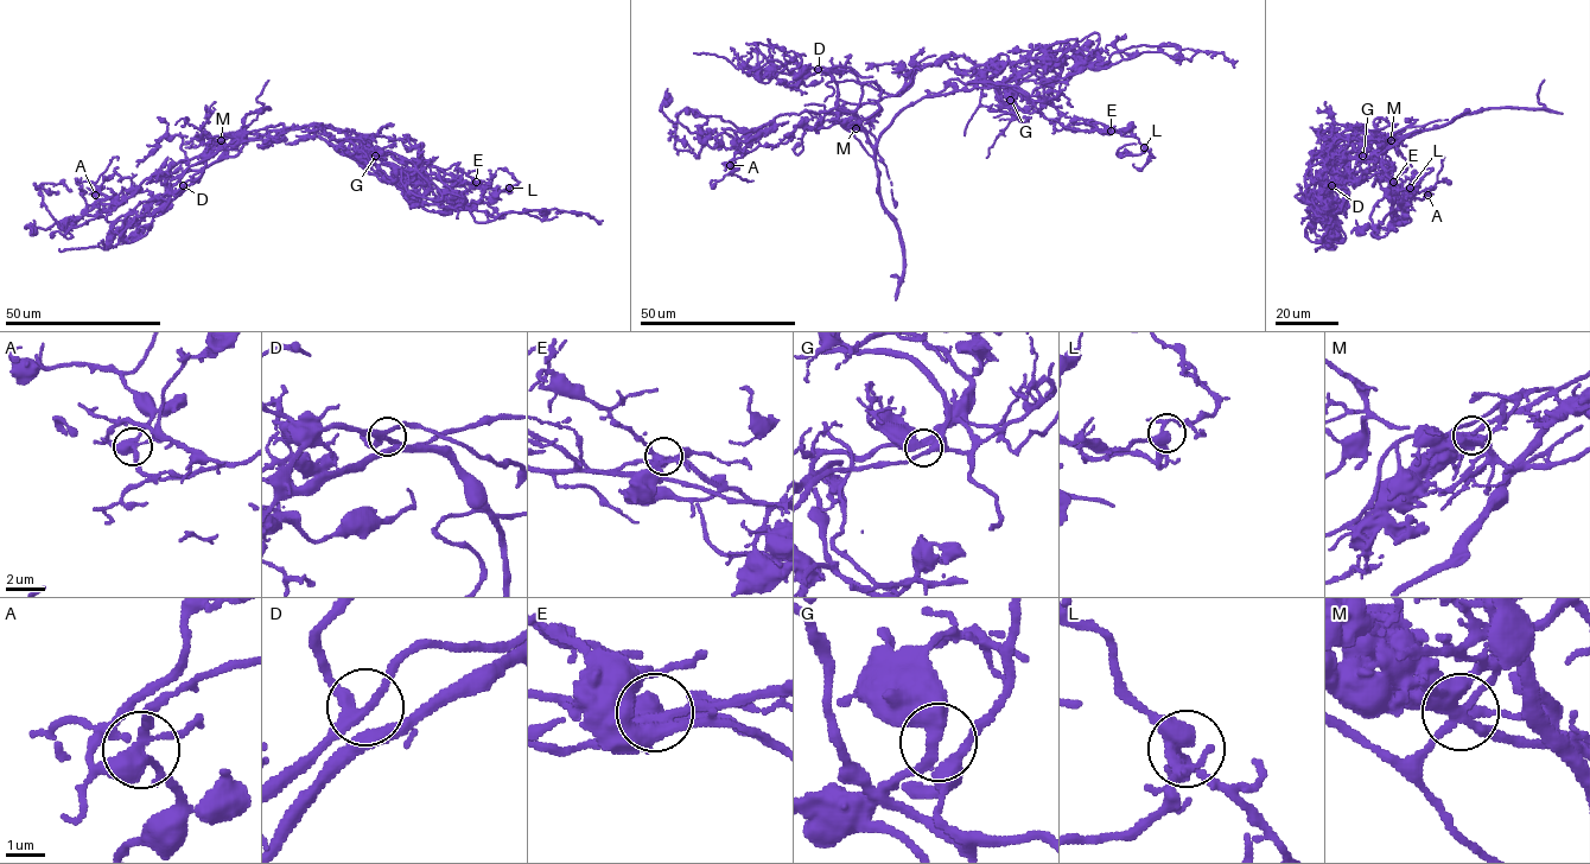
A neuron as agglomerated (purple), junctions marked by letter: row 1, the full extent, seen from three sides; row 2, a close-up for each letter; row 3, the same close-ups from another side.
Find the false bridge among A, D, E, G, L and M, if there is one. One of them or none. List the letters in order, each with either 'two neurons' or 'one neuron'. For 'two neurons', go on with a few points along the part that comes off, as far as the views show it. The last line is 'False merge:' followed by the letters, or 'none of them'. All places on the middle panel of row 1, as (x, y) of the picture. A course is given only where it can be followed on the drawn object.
A: one neuron
D: one neuron
E: one neuron
G: one neuron
L: one neuron
M: one neuron
False merge: none of them

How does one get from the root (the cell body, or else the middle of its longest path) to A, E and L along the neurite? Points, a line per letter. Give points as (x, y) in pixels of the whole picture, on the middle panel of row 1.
A: (900, 113), (873, 146), (851, 112), (834, 108), (780, 114), (735, 154), (726, 165), (730, 165)
E: (900, 113), (924, 97), (1010, 86), (1029, 97), (1048, 119), (1082, 131), (1111, 131)
L: (900, 113), (924, 97), (1010, 86), (1029, 97), (1048, 119), (1082, 131), (1102, 129), (1134, 135), (1144, 147)

